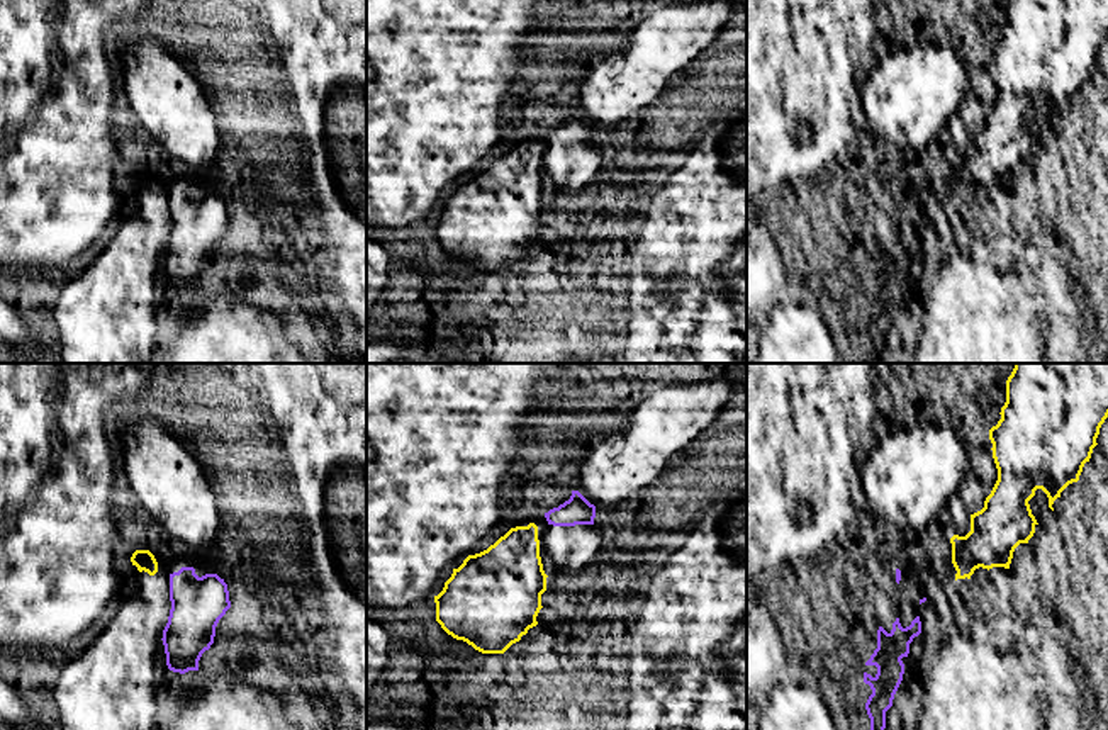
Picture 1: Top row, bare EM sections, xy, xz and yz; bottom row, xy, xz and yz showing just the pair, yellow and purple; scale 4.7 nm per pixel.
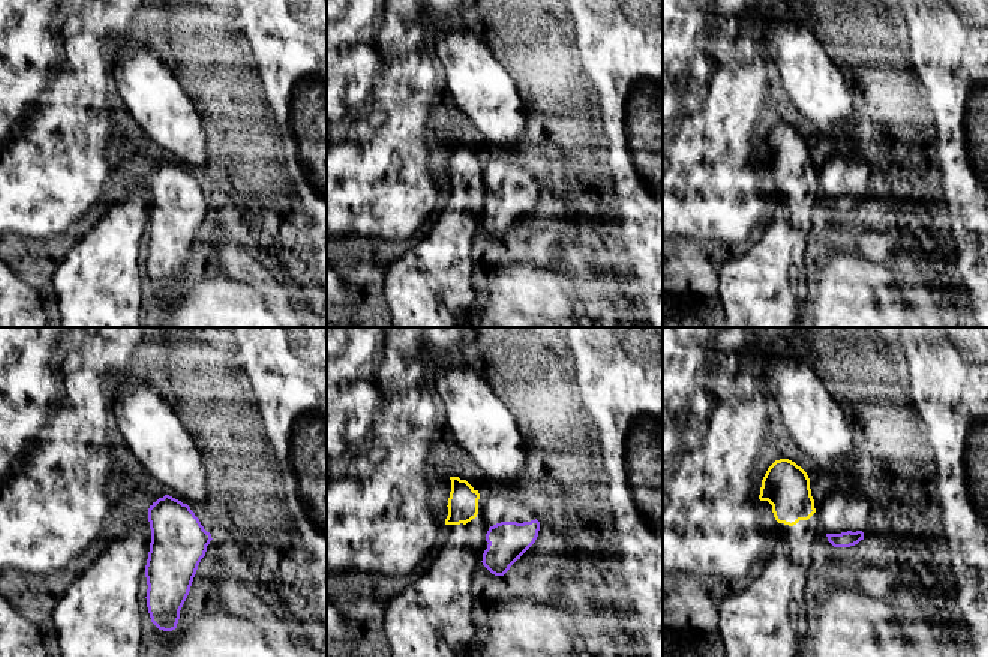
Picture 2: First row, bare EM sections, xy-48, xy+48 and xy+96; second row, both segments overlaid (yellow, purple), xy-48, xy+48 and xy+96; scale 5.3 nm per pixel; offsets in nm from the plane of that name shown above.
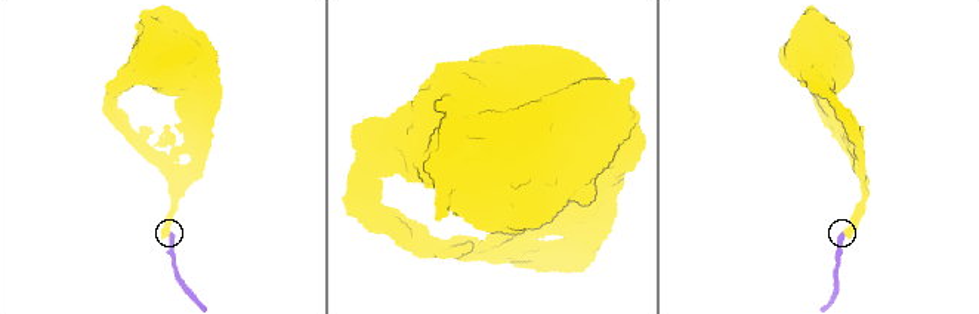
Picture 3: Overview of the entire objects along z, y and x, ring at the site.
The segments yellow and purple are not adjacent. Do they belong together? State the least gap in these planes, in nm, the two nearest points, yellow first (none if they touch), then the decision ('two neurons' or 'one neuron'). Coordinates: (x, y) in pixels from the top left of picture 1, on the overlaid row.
gap 60 nm; span xz (537, 527), (547, 520); two neurons

